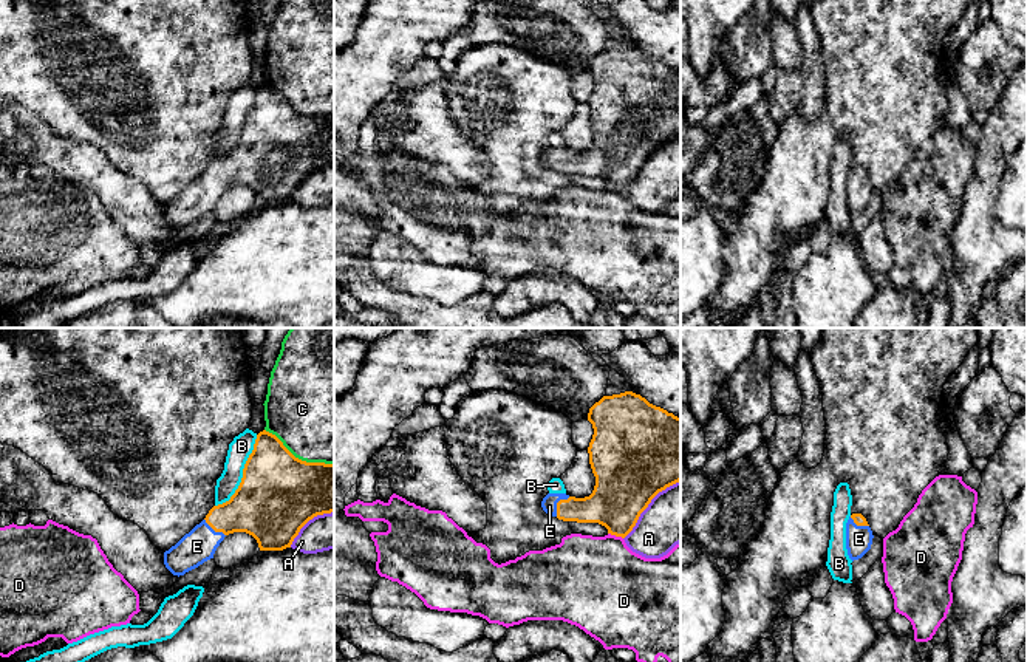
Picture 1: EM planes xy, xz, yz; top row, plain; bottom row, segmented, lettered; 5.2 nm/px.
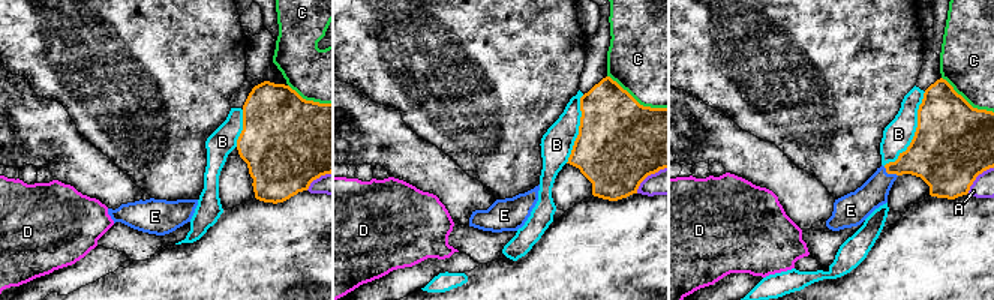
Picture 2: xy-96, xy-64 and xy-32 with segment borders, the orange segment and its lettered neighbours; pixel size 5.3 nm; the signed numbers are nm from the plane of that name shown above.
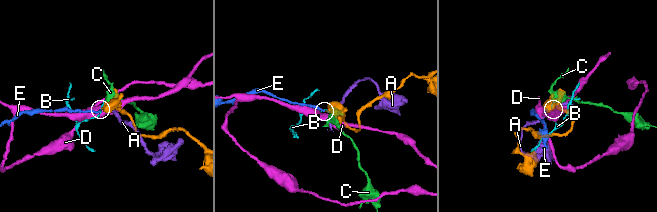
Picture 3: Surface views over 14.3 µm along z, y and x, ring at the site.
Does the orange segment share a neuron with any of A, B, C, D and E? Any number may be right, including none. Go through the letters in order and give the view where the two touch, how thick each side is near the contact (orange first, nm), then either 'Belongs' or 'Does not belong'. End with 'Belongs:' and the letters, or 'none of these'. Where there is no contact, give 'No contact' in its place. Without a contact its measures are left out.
A: Touches orange in xz. Thickness 420 nm (orange) against 300 nm. Does not belong
B: Touches orange in xy. Thickness 420 nm (orange) against 120 nm. Does not belong
C: Touches orange in xy. Thickness 420 nm (orange) against 480 nm. Does not belong
D: Touches orange in xz. Thickness 300 nm (orange) against 460 nm. Does not belong
E: Touches orange in xz. Thickness 190 nm (orange) against 80 nm. Belongs
Belongs: E

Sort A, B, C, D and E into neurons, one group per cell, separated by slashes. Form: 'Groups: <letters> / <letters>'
Groups: A / B / C / D / E

